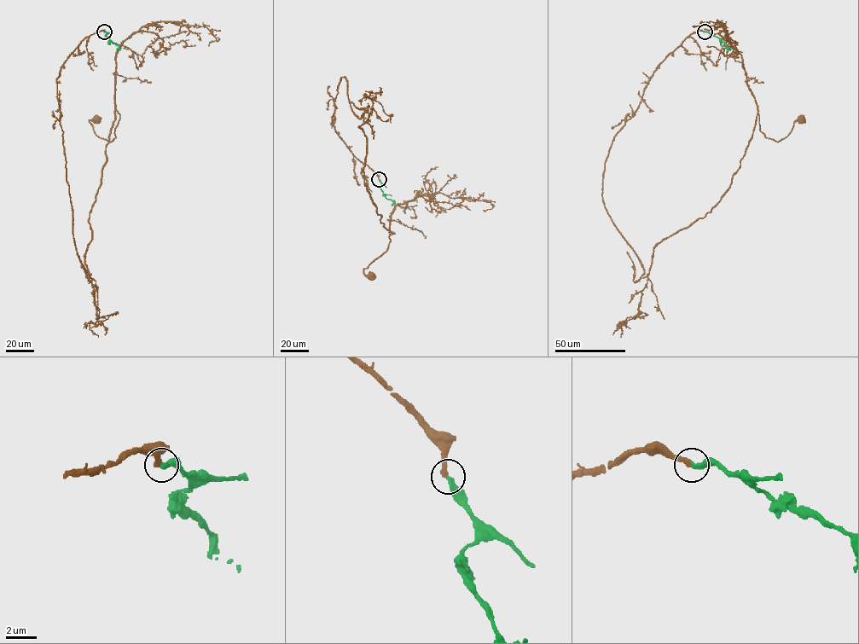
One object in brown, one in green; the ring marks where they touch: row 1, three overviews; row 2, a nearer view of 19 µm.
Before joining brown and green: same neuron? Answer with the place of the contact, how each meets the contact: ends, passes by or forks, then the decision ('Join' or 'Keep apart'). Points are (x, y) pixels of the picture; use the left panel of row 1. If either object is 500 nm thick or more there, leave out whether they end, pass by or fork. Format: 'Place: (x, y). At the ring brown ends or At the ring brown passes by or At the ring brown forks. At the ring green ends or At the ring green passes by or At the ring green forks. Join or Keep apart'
Place: (104, 31). At the ring brown ends. At the ring green ends. Join

